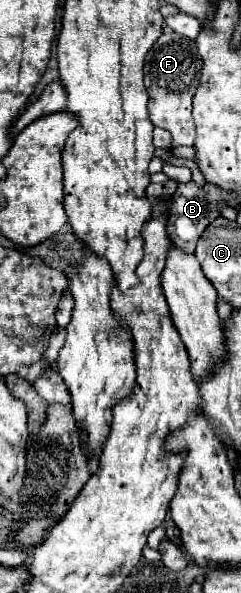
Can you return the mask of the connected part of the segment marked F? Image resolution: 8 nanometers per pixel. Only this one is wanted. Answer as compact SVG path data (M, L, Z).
M162 33L160 41L146 55L144 63L144 85L148 89L148 113L156 127L168 129L174 139L174 147L194 145L196 127L192 119L192 97L198 89L198 79L202 73L202 59L198 57L196 41L186 39L178 33Z

